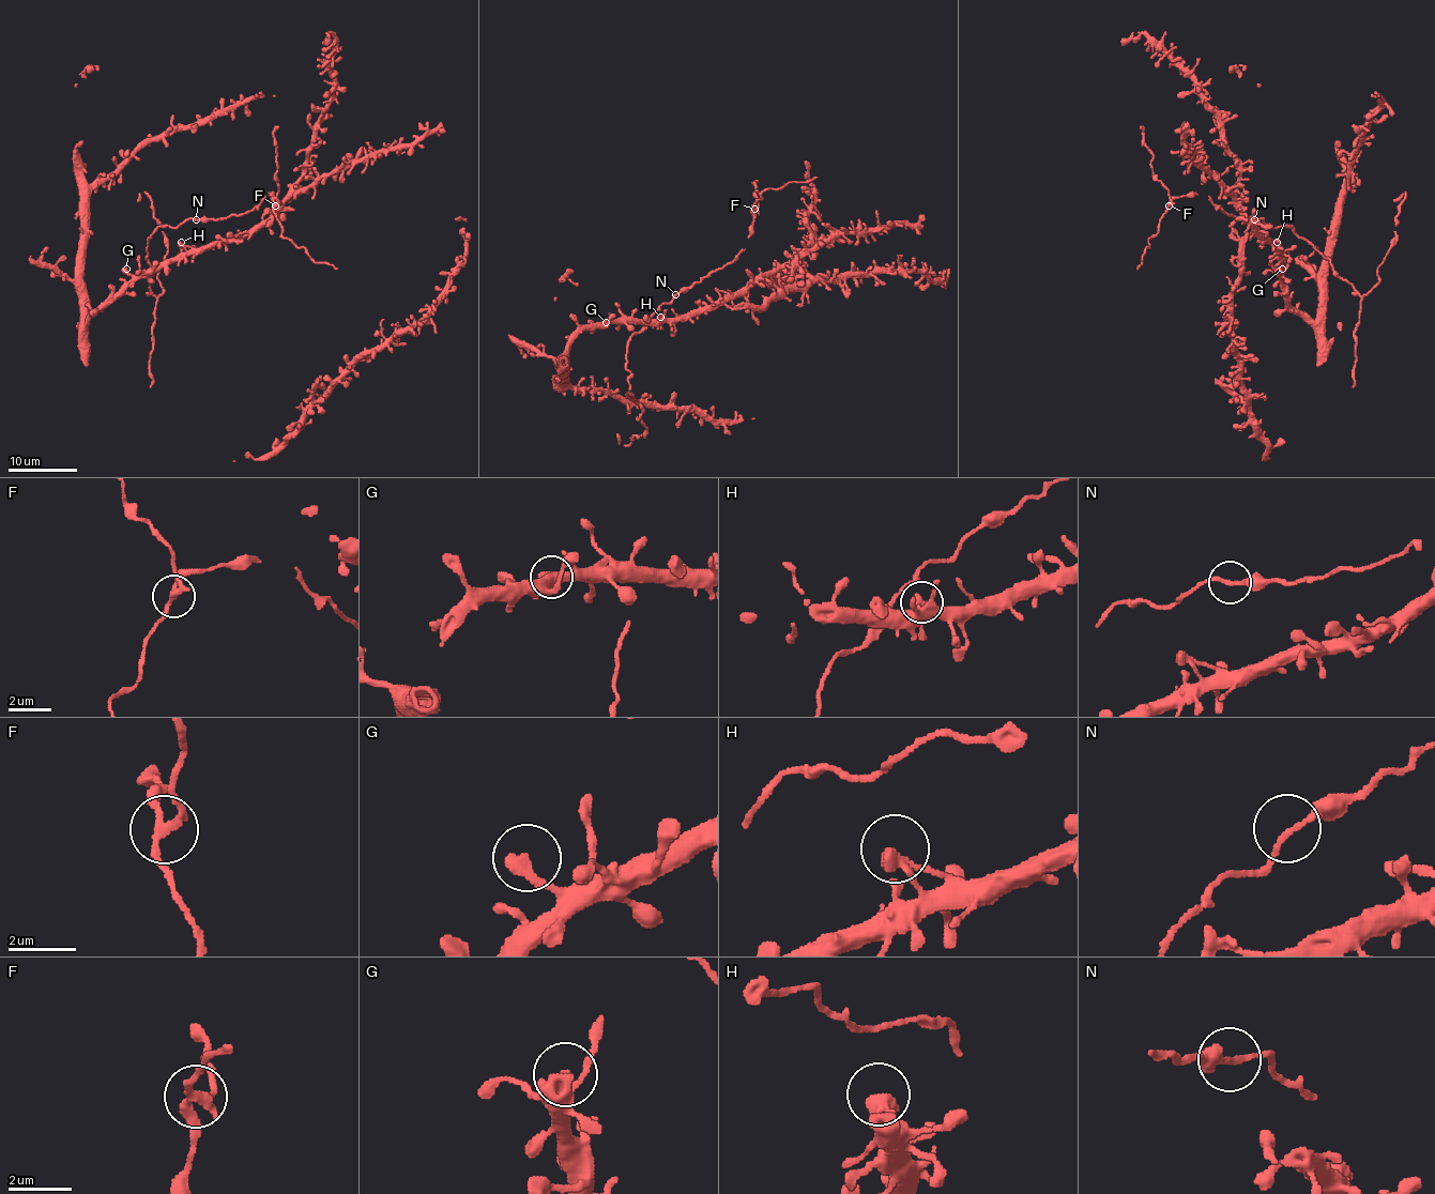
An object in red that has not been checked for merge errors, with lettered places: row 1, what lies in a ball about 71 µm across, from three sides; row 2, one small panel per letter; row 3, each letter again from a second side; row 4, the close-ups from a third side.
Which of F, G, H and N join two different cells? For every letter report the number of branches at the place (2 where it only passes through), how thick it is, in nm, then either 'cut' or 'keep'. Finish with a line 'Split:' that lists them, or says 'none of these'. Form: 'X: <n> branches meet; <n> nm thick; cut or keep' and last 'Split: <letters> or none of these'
F: 2 branches meet; 280 nm thick; cut
G: 1 branches meet; 420 nm thick; keep
H: 2 branches meet; 340 nm thick; keep
N: 2 branches meet; 170 nm thick; keep
Split: F

